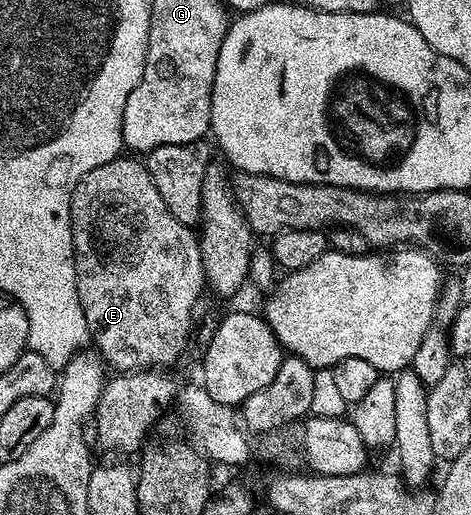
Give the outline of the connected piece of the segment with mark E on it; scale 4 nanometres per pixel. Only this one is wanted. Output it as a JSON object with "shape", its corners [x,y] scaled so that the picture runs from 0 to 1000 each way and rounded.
{"shape":[[[255,301],[223,317],[214,324],[197,324],[197,332],[183,336],[163,357],[151,381],[151,470],[159,482],[159,548],[163,550],[163,573],[172,596],[180,604],[180,627],[191,660],[202,662],[208,691],[244,720],[329,720],[338,709],[363,709],[397,678],[397,660],[406,654],[406,621],[414,616],[414,590],[423,575],[435,569],[435,540],[431,536],[431,513],[427,511],[427,487],[416,447],[403,437],[384,433],[350,402],[350,386],[342,386],[333,363],[325,363],[325,348],[316,340],[310,318],[301,311],[278,301]]]}

